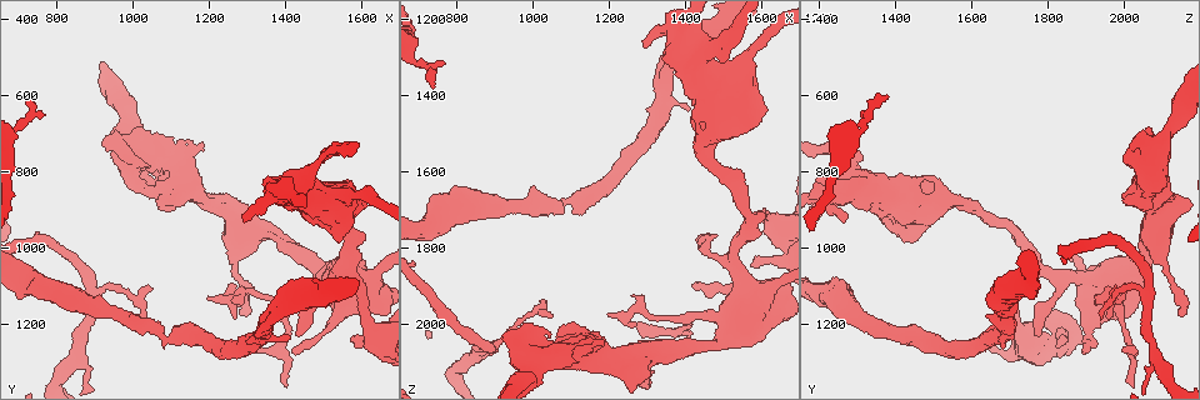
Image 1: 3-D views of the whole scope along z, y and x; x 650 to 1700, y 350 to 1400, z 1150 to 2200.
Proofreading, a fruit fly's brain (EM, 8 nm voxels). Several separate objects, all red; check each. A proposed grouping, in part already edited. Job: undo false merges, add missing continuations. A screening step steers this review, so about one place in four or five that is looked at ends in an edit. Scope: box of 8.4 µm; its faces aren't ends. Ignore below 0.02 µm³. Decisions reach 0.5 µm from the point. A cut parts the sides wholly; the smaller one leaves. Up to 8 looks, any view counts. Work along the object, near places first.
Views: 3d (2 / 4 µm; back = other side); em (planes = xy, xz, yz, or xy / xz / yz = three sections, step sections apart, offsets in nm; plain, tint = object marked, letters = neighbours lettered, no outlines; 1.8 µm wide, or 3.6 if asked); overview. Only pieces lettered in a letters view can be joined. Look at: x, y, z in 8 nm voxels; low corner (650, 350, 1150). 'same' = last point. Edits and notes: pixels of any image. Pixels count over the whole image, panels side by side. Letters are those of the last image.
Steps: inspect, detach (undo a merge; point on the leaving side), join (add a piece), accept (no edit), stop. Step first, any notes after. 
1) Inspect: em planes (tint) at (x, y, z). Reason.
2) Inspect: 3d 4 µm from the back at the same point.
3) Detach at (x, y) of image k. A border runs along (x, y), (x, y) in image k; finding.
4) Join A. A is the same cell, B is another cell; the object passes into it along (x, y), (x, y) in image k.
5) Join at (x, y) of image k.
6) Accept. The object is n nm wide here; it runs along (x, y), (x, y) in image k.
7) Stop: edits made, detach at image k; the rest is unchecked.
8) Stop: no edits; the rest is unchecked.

Inspect: 3d 4 µm from the back at (1270, 925, 2090). A narrow waist.

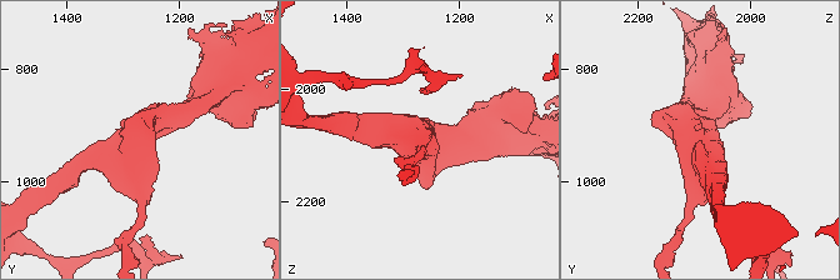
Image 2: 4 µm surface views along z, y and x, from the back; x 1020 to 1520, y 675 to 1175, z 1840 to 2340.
Inspect: em 3.6 µm planes (letters) at (1265, 925, 2095). Shape alone is not enough.

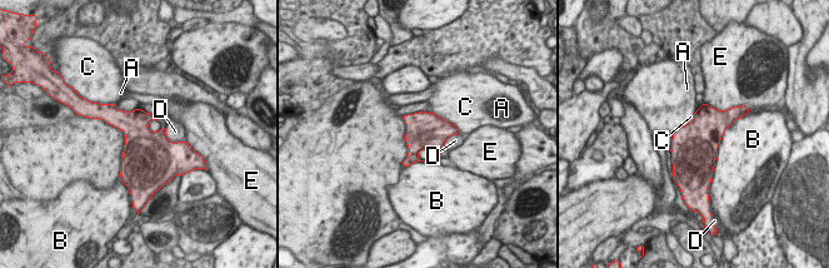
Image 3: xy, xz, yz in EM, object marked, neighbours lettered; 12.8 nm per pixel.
Accept. A, B, C, D and E are other cells; a border runs along (425, 110), (450, 122), (460, 133) in image 3; continuous, no second neuron.

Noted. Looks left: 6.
Inspect: em planes (letters) at (1380, 1270, 2020). Abrupt turn.

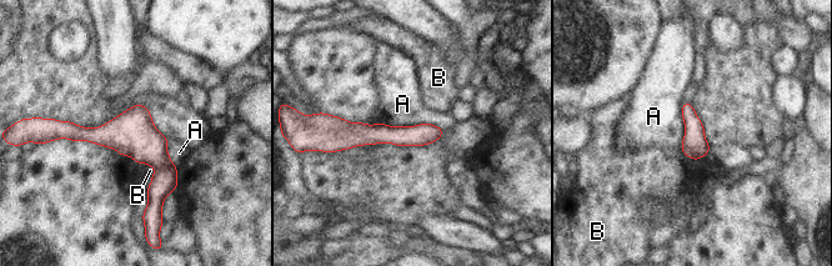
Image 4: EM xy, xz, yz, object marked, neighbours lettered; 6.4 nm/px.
Accept. The object is 140 nm wide here; A and B are other cells; it runs along (58, 128), (130, 135), (171, 189) in image 4; one neuron here.

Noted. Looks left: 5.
Inspect: 3d 2 µm at (895, 1130, 2060). A fork.

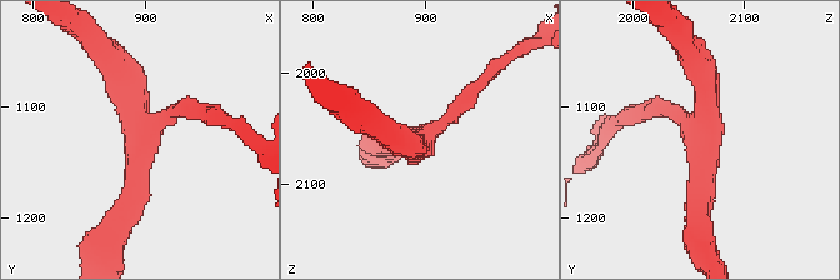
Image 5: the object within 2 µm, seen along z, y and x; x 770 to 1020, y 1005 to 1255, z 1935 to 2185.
Inspect: em 3.6 µm planes (plain) at (894, 1134, 2064).

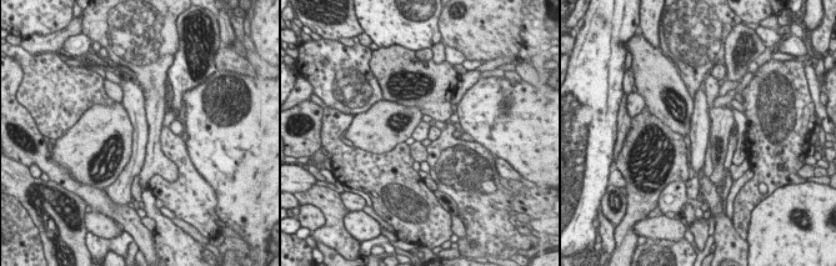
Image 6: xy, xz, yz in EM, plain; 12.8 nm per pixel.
Inspect: em 3.6 µm planes (letters) at the same point. See the neighbours.

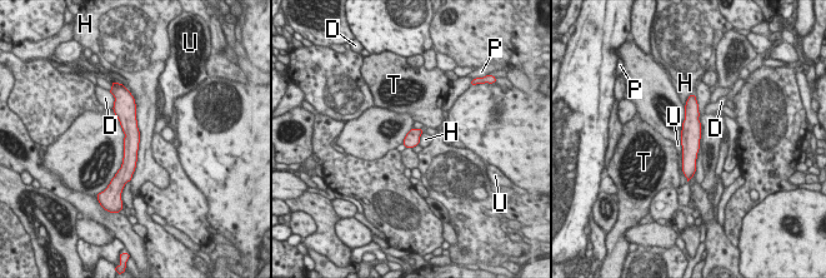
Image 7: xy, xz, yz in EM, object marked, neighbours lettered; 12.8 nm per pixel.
Accept. The object is 190 nm wide here; D, H, P, T and U are other cells; it runs along (130, 103), (130, 159), (124, 174) in image 7; one neuron here.

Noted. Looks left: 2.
Stop: no edits; the rest is unchecked.

